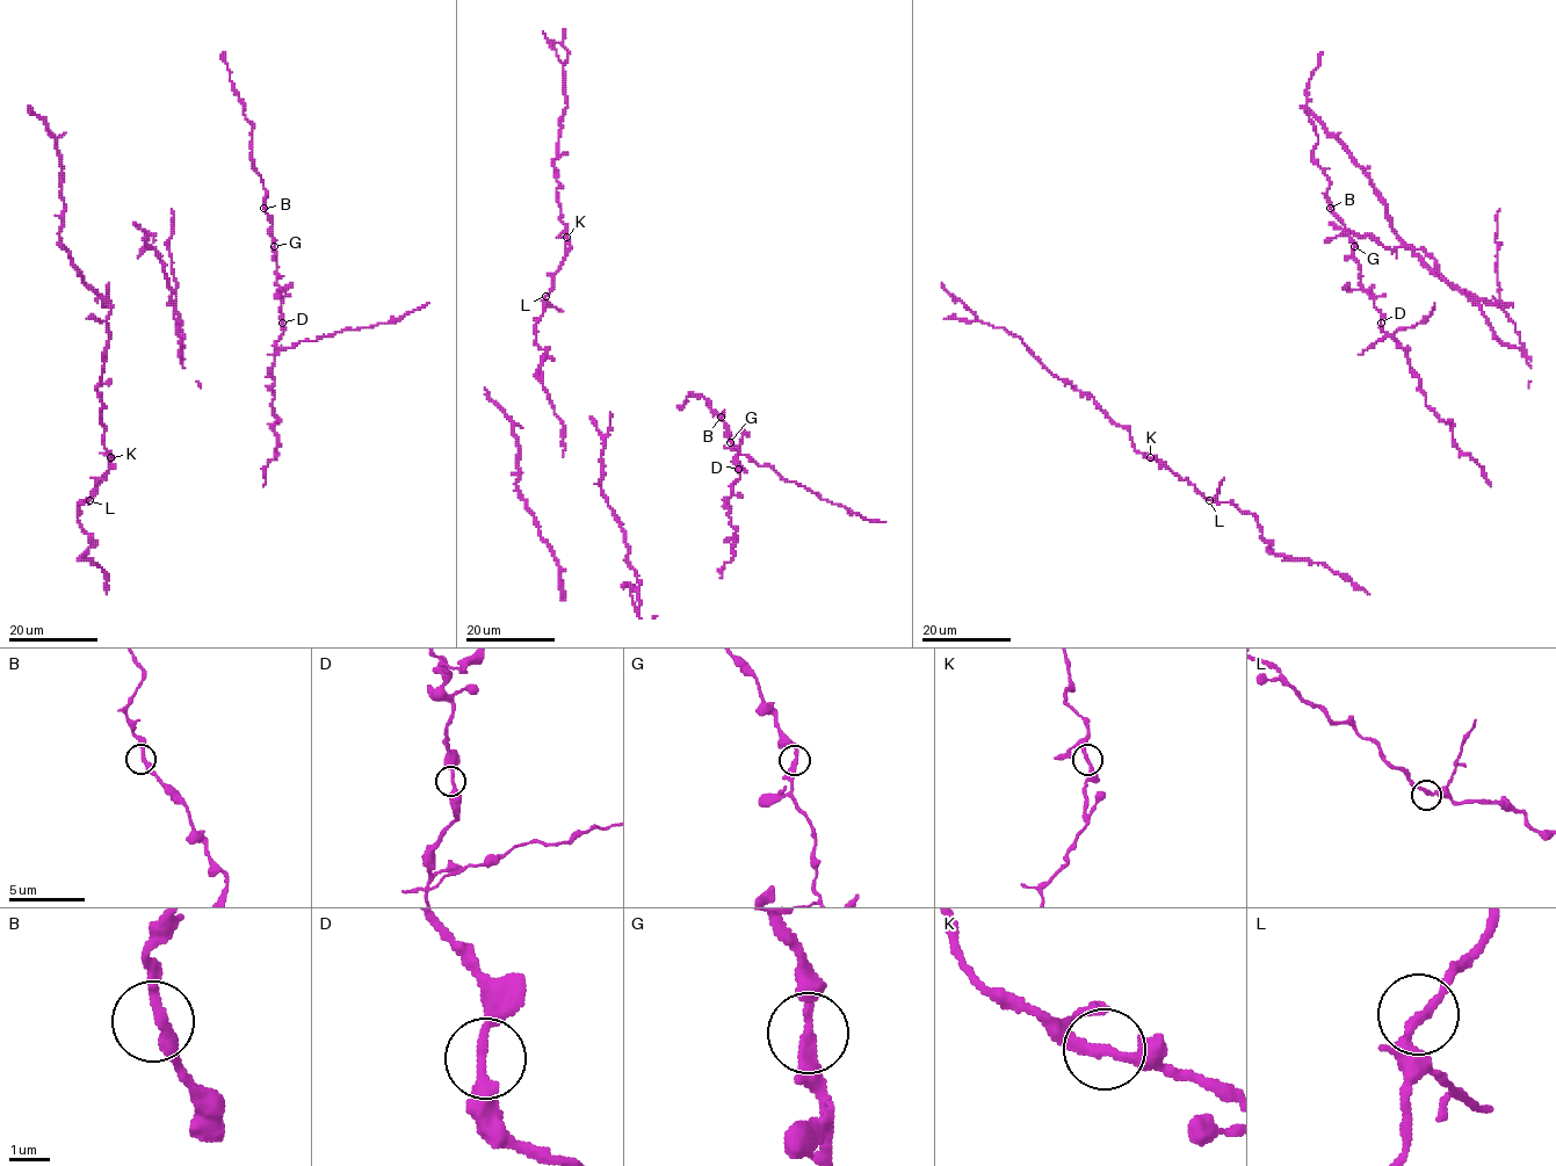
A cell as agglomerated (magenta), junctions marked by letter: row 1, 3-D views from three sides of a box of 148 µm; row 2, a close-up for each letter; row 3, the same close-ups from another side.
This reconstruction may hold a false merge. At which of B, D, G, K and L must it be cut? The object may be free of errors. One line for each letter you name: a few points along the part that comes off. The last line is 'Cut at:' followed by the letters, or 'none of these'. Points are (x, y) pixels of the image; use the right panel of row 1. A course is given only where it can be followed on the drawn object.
Cut at: none of these

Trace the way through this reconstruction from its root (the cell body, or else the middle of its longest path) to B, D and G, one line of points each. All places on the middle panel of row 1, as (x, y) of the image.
B: (732, 526), (726, 498), (739, 478), (738, 453), (726, 436), (728, 426), (721, 417)
D: (732, 526), (726, 498), (739, 478), (738, 469)
G: (732, 526), (726, 498), (739, 478), (739, 469), (738, 453), (730, 442)

